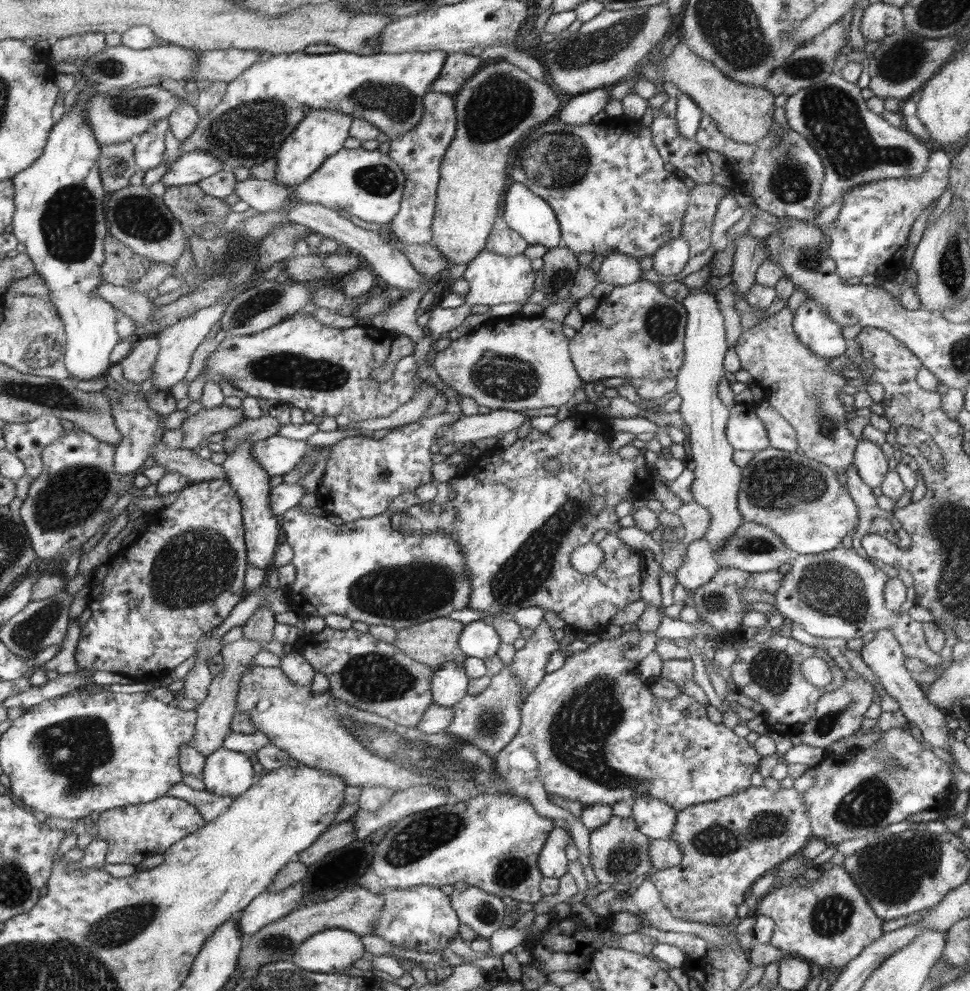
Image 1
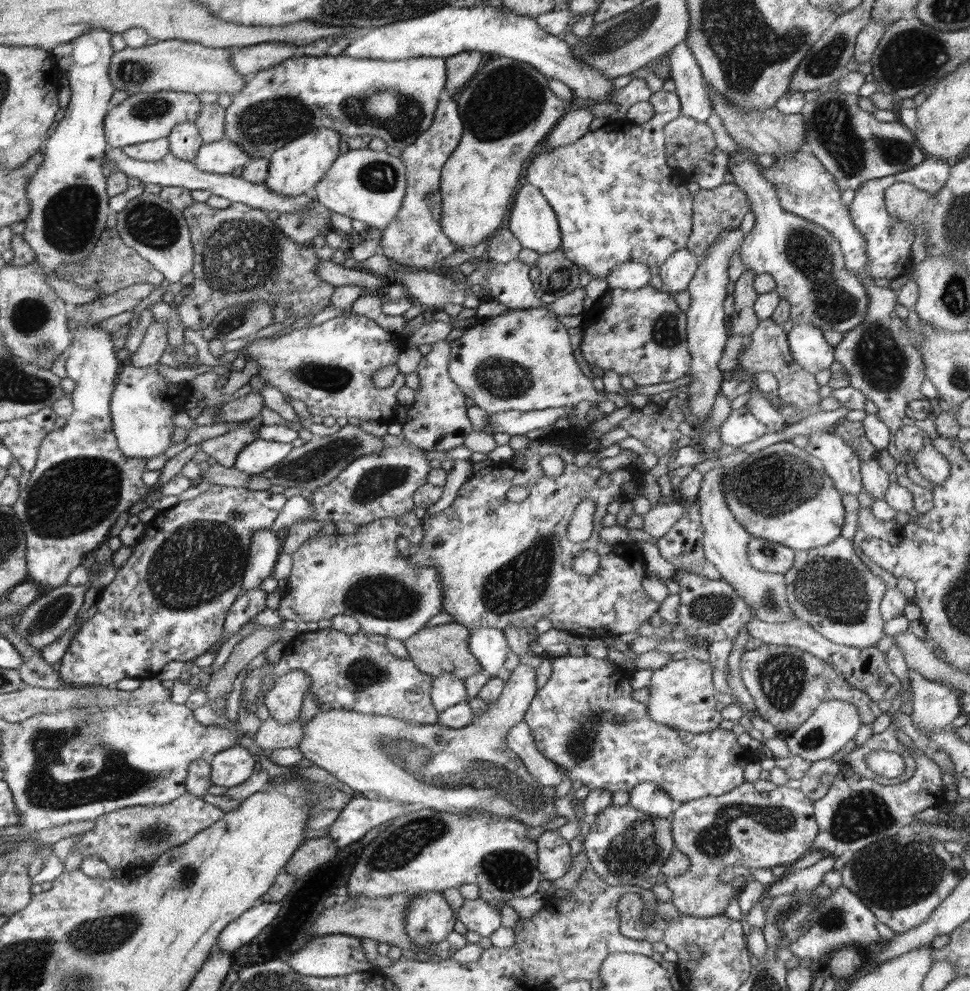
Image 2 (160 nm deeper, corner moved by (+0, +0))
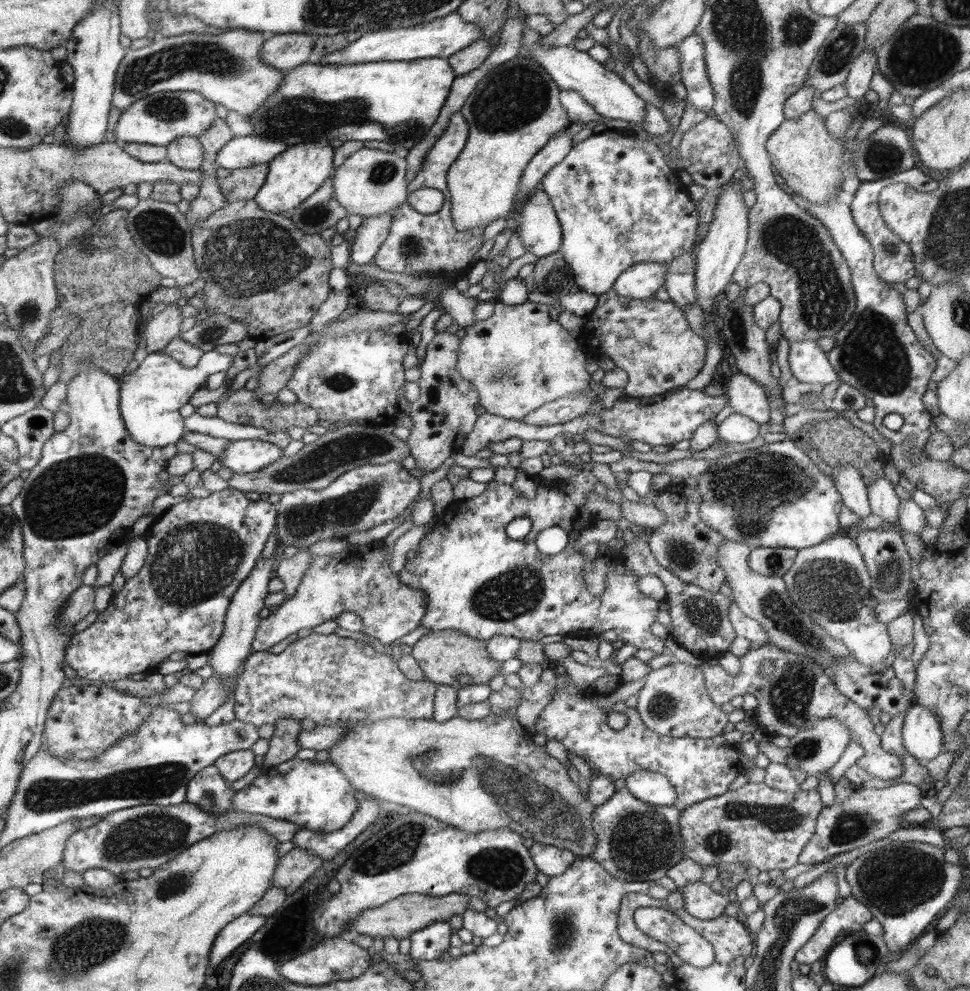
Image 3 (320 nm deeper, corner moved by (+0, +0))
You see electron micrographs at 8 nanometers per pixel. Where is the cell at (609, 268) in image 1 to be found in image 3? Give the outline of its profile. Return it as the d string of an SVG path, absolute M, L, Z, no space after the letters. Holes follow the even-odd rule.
M647 262L630 266L614 282L613 290L620 296L634 300L654 297L657 290L664 287L668 273L667 263Z

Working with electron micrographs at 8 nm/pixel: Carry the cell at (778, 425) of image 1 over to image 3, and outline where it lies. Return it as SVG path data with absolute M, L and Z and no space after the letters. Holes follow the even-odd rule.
M742 373L731 374L727 384L728 405L737 414L754 420L760 426L770 421L769 400L763 386Z

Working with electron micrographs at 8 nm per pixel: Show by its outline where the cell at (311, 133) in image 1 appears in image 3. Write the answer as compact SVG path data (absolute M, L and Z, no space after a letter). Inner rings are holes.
M330 140L295 145L286 149L268 163L266 183L253 200L258 207L270 213L294 211L333 177L335 153L336 149L330 145Z

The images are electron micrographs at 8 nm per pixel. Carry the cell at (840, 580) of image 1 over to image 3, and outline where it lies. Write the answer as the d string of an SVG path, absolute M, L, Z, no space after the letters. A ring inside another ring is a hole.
M834 535L824 542L797 551L790 570L783 576L790 598L834 640L844 642L850 655L862 665L884 662L893 648L887 626L876 619L878 600L870 596L873 585L857 542Z

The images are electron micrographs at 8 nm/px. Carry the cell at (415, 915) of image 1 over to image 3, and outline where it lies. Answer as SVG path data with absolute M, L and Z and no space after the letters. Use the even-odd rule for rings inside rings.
M433 922L416 933L412 933L410 956L416 960L436 960L450 948L452 926L448 922Z

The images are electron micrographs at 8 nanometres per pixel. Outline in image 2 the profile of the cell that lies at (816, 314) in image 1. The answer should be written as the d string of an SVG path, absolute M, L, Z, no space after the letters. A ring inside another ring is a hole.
M811 324L794 325L787 341L793 359L810 374L830 368L835 360L834 347L828 345L822 330Z

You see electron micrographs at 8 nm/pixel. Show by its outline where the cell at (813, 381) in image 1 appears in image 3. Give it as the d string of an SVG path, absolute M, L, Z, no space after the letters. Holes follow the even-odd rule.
M839 464L829 471L834 478L837 491L841 494L843 505L860 518L872 514L868 498L868 485L863 481L858 469L850 464Z

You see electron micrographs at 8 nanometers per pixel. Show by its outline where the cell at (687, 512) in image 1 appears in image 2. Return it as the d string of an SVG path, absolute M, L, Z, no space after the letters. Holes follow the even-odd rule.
M676 500L672 503L658 503L642 515L643 527L641 529L654 538L660 538L676 524L677 520L684 518L686 513L687 505Z

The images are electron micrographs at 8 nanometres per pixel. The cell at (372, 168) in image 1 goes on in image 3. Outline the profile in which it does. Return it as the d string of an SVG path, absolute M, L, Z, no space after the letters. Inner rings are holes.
M362 148L352 154L331 178L334 194L348 215L359 215L363 219L384 214L396 214L409 198L409 164L395 153Z

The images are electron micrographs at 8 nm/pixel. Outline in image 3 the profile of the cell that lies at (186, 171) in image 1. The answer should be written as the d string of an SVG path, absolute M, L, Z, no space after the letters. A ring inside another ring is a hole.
M240 136L232 138L216 155L217 168L228 170L248 168L274 161L289 147L284 142L264 136Z

